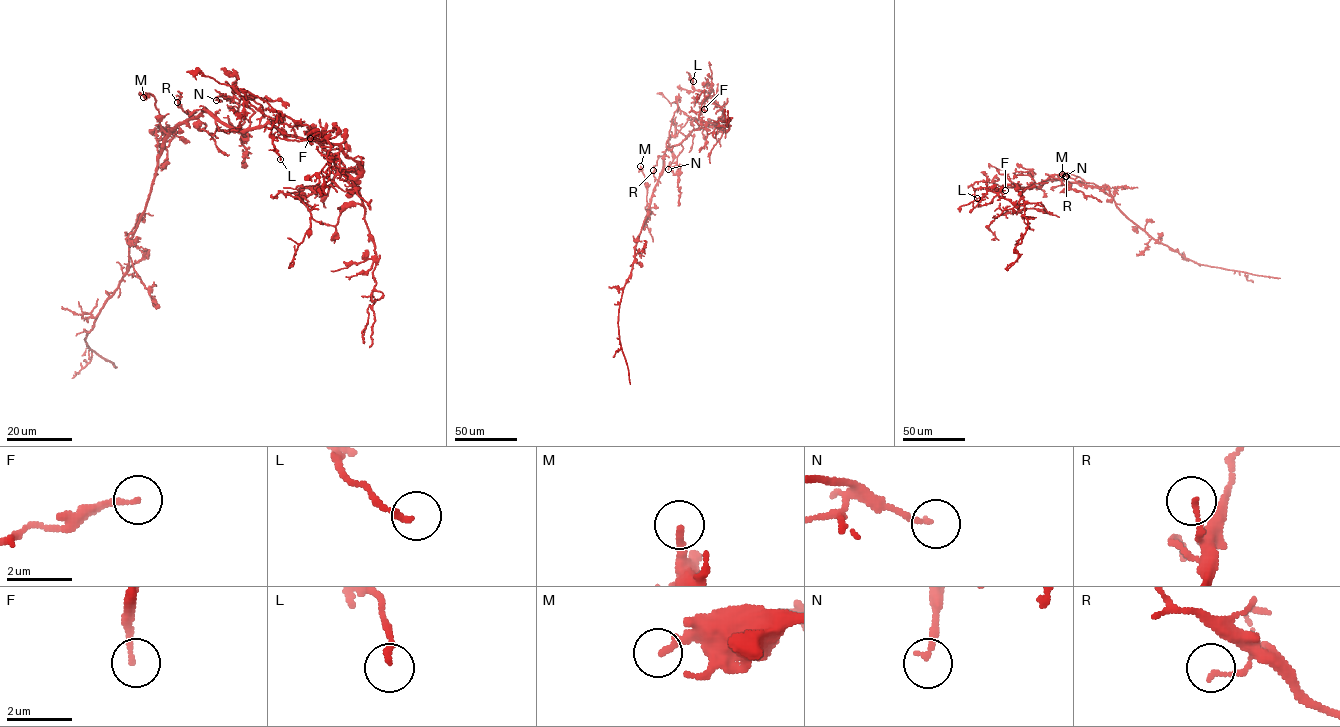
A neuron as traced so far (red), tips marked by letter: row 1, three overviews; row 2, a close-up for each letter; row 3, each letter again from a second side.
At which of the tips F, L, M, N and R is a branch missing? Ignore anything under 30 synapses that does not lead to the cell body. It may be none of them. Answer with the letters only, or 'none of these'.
none of these

